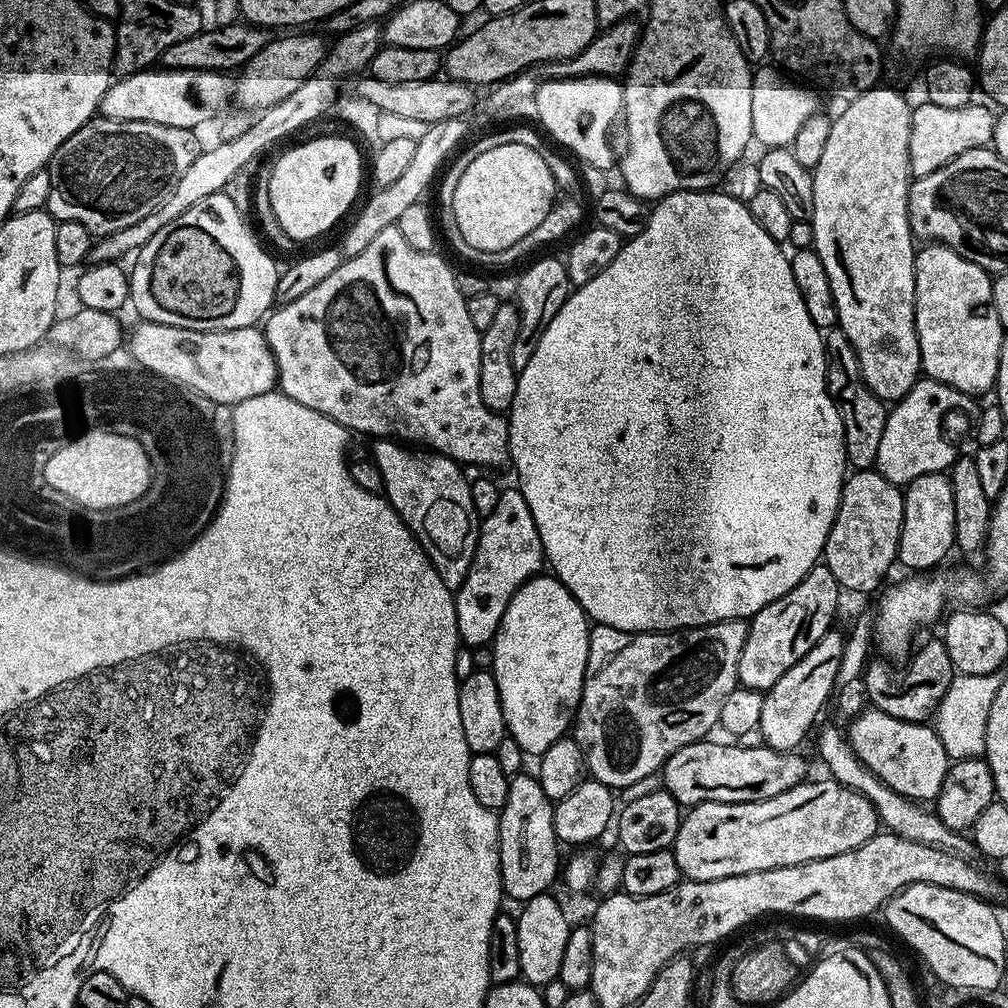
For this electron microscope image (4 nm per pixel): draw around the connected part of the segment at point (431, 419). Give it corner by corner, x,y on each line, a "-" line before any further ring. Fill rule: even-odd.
395,226
382,230
362,254
347,257
330,278
318,282
314,290
302,294
302,298
294,298
294,302
279,305
263,321
262,331
270,350
276,359
276,378
279,391
285,396
294,398
294,402
302,402
302,406
310,406
310,410
318,410
318,414
326,414
330,420
338,422
353,433
365,432
371,438
391,438
397,442
415,442
425,449
439,452
441,456
449,456
461,465
477,464
480,470
500,468
509,463
508,426
509,421
499,412
492,412
482,402
480,393
480,331
470,322
468,301
458,290
456,272
442,257
439,251
423,252
414,250
406,238
402,238
402,230

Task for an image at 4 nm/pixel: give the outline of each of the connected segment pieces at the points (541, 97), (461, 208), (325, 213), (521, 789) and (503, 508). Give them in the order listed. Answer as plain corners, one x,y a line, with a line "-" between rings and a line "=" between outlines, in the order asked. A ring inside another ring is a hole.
588,75
588,76
572,76
572,77
562,77
560,79
550,79
545,80
543,83
537,86
537,94
534,103
534,116
536,114
537,118
540,119
539,127
543,129
545,133
549,136
552,135
554,139
557,140
558,143
561,144
559,147
561,149
569,148
570,151
573,152
574,155
580,159
579,163
581,165
589,164
590,166
598,166
599,168
603,168
605,170
611,169
611,164
613,167
614,164
614,156
612,160
612,140
608,135
612,132
612,127
617,127
618,121
621,119
622,113
624,110
624,85
621,83
619,79
610,77
610,76
601,76
601,75
=
510,143
488,150
486,154
481,154
470,162
454,191
454,218
457,219
462,238
470,246
484,252
506,250
541,225
543,218
550,213
553,204
558,200
554,177
550,174
544,155
541,150
=
320,136
282,153
266,183
274,218
278,218
282,230
294,241
312,240
353,211
360,192
360,152
355,142
344,136
=
513,775
508,781
508,793
500,817
500,881
507,899
523,902
543,896
562,872
562,851
554,834
554,802
542,790
535,775
=
505,487
498,498
494,514
483,517
479,521
473,561
470,562
469,572
466,574
465,580
460,588
455,589
454,592
461,645
472,650
484,645
491,645
498,626
502,622
502,614
506,614
506,606
510,606
510,598
514,598
518,589
532,576
541,575
545,564
542,538
538,538
538,526
534,526
534,514
530,514
530,506
526,506
526,498
522,498
519,487

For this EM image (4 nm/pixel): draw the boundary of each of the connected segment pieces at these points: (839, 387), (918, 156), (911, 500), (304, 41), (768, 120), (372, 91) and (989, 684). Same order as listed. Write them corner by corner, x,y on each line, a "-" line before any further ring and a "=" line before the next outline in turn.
840,327
827,329
823,333
824,353
828,359
828,392
836,402
844,427
844,449
848,464
856,470
868,470
878,458
878,446
882,442
882,430
886,430
889,409
885,401
872,393
860,373
860,363
854,354
854,346
=
921,102
913,107
910,118
910,170
913,177
934,174
934,170
946,166
946,162
954,162
958,154
991,145
996,116
991,112
993,109
984,104
973,102
951,108
=
943,472
922,474
922,478
914,478
903,489
904,513
902,514
902,534
898,542
896,559
908,568
916,568
917,573
924,574
929,570
936,570
948,556
948,551
953,551
956,539
954,538
954,490
952,481
=
280,34
269,39
267,46
257,56
239,69
234,80
234,100
244,108
263,110
273,107
289,97
308,76
315,73
326,55
326,43
320,36
=
768,66
757,67
752,74
752,89
750,90
752,138
757,145
760,143
761,149
764,150
787,148
794,142
794,134
802,130
806,118
817,115
815,96
817,93
803,83
793,82
783,71
775,67
772,67
773,69
764,67
=
360,74
351,81
351,84
351,95
373,103
380,113
410,118
411,121
426,122
428,125
447,119
467,117
468,107
472,104
473,89
461,83
460,80
433,78
422,82
382,82
371,74
=
1000,672
990,674
953,675
950,690
942,698
934,717
934,727
942,746
948,751
949,761
969,760
984,756
986,746
986,722
990,718
990,706
1000,689

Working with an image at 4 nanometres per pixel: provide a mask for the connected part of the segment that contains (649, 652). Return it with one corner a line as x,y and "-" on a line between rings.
723,620
717,624
707,624
705,628
685,628
674,632
638,632
630,633
614,630
605,624
596,624
588,634
588,665
584,675
584,693
580,699
580,707
576,709
574,721
574,739
580,743
584,757
588,763
591,779
602,782
613,790
632,788
638,778
655,776
664,767
664,763
682,746
693,744
695,740
703,740
720,722
720,707
726,702
726,694
733,692
738,686
738,658
742,658
742,646
746,646
748,620

